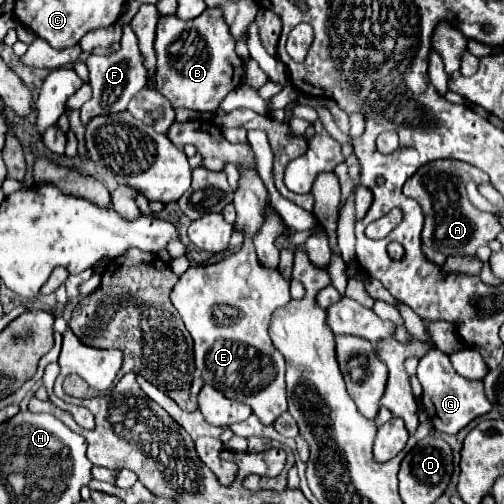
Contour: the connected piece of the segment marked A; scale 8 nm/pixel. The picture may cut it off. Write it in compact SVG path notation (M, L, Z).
M439 159L421 167L403 187L403 193L415 199L425 213L425 245L435 251L441 251L443 255L475 257L479 247L487 245L503 231L499 215L479 211L469 201L465 191L469 181L473 181L475 185L483 185L489 183L489 175L463 161Z

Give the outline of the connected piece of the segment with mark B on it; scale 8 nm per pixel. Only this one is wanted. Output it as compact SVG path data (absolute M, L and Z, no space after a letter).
M221 7L207 8L199 17L191 21L181 21L179 17L161 17L157 25L155 37L155 53L157 53L157 91L165 95L171 105L185 107L191 111L217 111L221 99L241 85L244 73L244 62L235 53L235 37L229 31L229 25L223 19Z

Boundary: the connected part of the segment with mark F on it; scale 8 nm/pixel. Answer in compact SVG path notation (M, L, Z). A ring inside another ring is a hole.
M131 25L123 26L123 35L120 41L120 49L113 55L89 55L89 85L93 87L93 97L81 107L81 121L87 125L87 121L95 115L107 115L107 113L119 113L127 109L129 99L141 91L147 85L147 69L145 61L141 61L141 51L137 45L137 35L133 33Z

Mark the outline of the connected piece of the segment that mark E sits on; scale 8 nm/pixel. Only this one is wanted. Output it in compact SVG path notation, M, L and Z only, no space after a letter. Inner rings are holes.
M227 255L227 257L223 257L221 261L211 263L211 265L191 265L191 267L181 275L179 283L177 283L177 285L173 287L173 291L171 291L171 301L173 301L173 305L175 305L175 309L179 311L179 315L181 315L183 323L185 323L187 331L191 333L191 337L193 337L193 341L195 341L195 367L203 373L203 381L209 383L209 385L213 385L215 389L219 389L225 397L249 405L263 425L273 425L275 419L277 419L281 413L287 411L285 359L283 359L283 355L273 347L273 343L271 343L271 339L269 339L269 321L271 321L273 311L279 309L281 305L285 305L289 299L291 299L291 297L289 297L289 281L285 281L285 277L281 277L281 273L279 273L277 269L267 269L267 267L259 265L255 259L251 259L251 257L247 257L247 255L243 255L241 259L239 259L239 255L233 255L233 257Z

